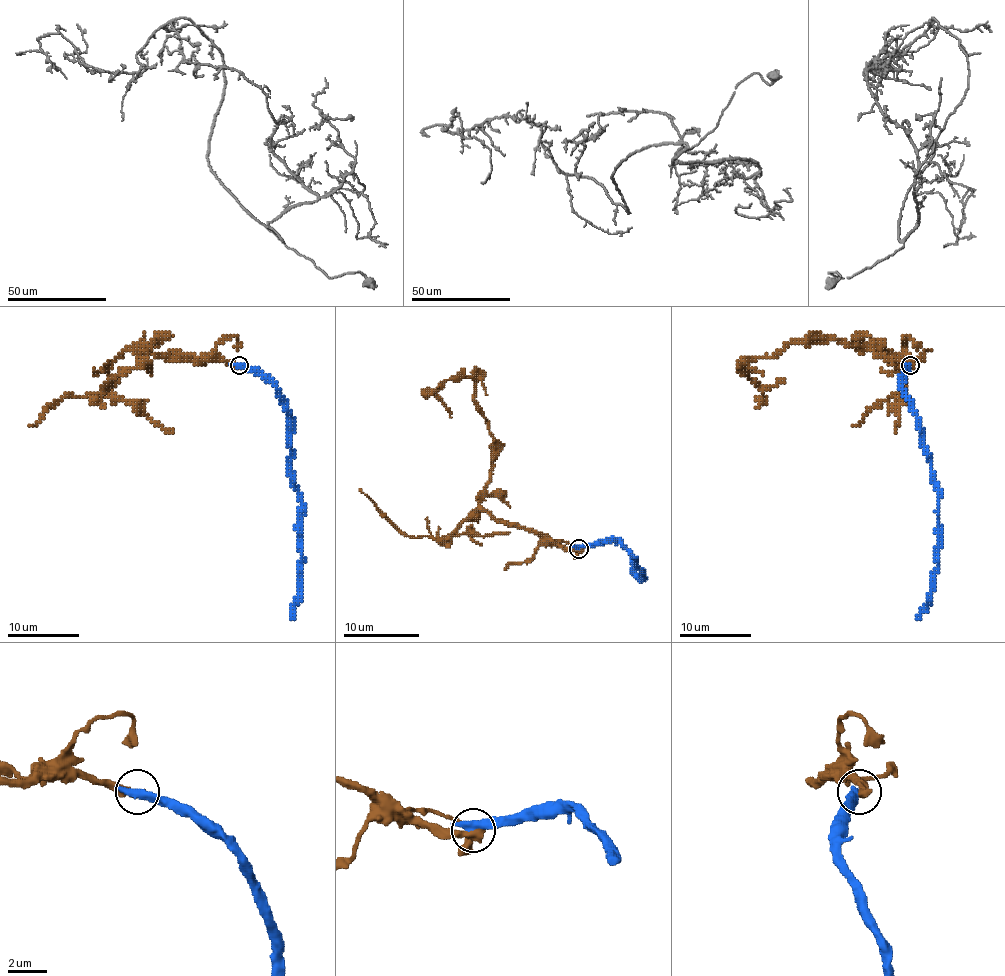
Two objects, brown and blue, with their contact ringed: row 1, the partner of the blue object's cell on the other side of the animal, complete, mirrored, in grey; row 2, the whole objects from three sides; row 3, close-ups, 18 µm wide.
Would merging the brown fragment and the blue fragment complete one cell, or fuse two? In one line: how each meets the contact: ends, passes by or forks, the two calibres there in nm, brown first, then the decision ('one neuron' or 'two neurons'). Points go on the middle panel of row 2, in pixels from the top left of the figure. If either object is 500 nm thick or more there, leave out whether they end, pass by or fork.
480/550 nm | two neurons

